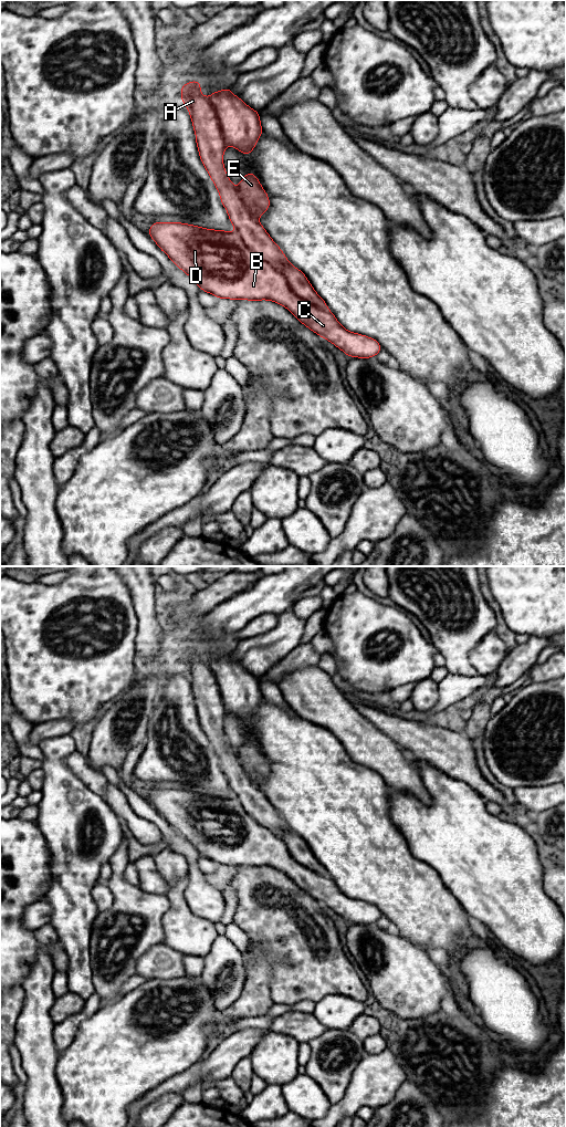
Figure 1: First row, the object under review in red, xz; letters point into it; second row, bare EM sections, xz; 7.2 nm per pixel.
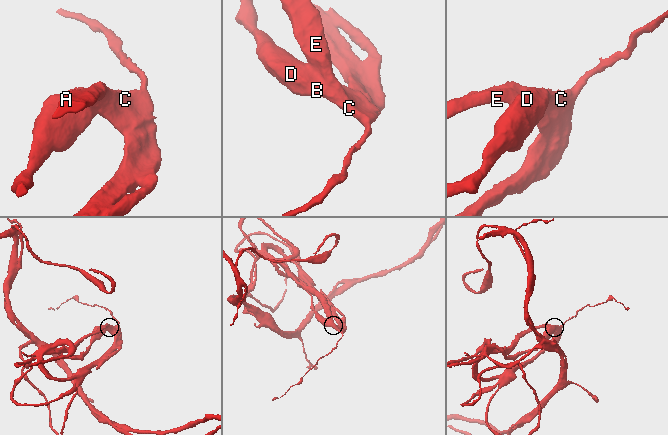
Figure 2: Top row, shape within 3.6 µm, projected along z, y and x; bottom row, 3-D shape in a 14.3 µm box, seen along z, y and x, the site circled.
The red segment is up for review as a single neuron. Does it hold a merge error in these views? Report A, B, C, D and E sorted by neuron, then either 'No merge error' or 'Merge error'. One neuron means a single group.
Groups: A B C D E. No merge error

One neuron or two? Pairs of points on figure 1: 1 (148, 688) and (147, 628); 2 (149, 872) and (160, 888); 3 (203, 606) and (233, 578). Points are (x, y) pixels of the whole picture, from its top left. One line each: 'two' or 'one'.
1: two
2: one
3: one

